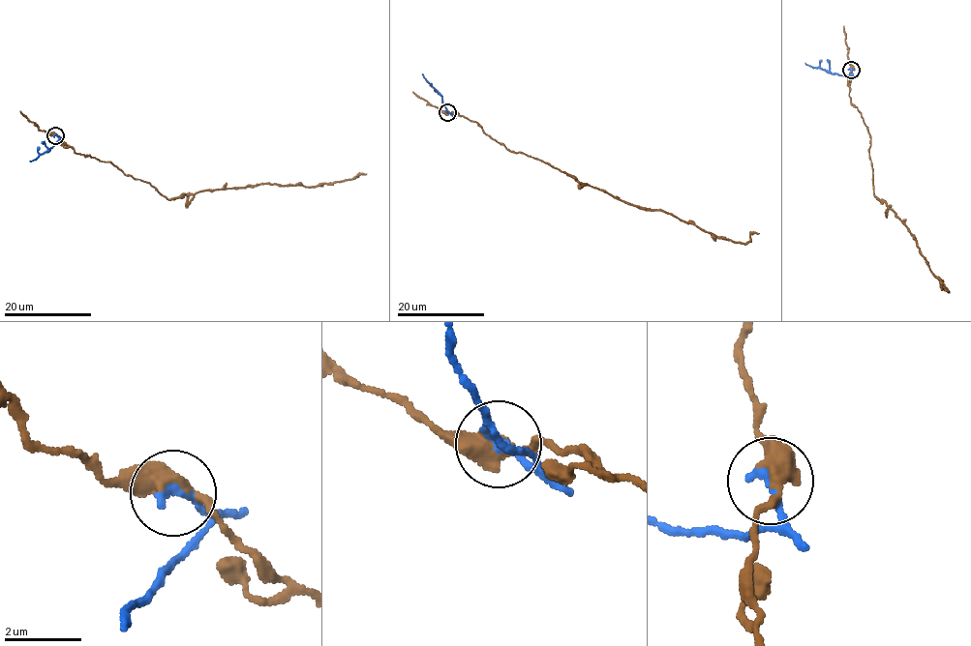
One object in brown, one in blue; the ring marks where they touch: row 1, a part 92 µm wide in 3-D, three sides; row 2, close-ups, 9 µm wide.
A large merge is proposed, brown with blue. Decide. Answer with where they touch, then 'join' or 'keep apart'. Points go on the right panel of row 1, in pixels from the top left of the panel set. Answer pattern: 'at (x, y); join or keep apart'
at (851, 70); keep apart

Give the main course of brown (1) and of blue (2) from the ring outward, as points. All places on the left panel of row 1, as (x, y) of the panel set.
1: (54, 135), (75, 153), (108, 161), (126, 175), (146, 181), (168, 199), (269, 184), (310, 187), (367, 174)
2: (55, 135), (58, 138), (49, 151), (29, 161)

